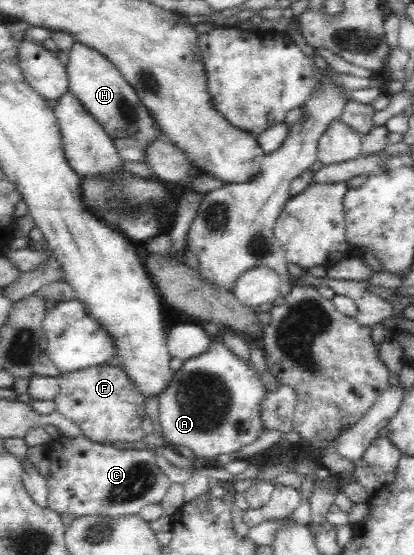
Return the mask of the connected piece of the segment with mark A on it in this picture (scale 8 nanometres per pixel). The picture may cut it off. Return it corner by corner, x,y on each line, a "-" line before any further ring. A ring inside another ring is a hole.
212,336
208,348
183,361
182,366
174,372
166,390
160,392
161,436
174,448
178,446
190,448
197,462
202,458
208,460
220,454
236,453
240,448
254,444
260,438
262,430
266,429
262,421
262,410
268,394
262,383
262,374
254,365
234,354
223,344
220,336

